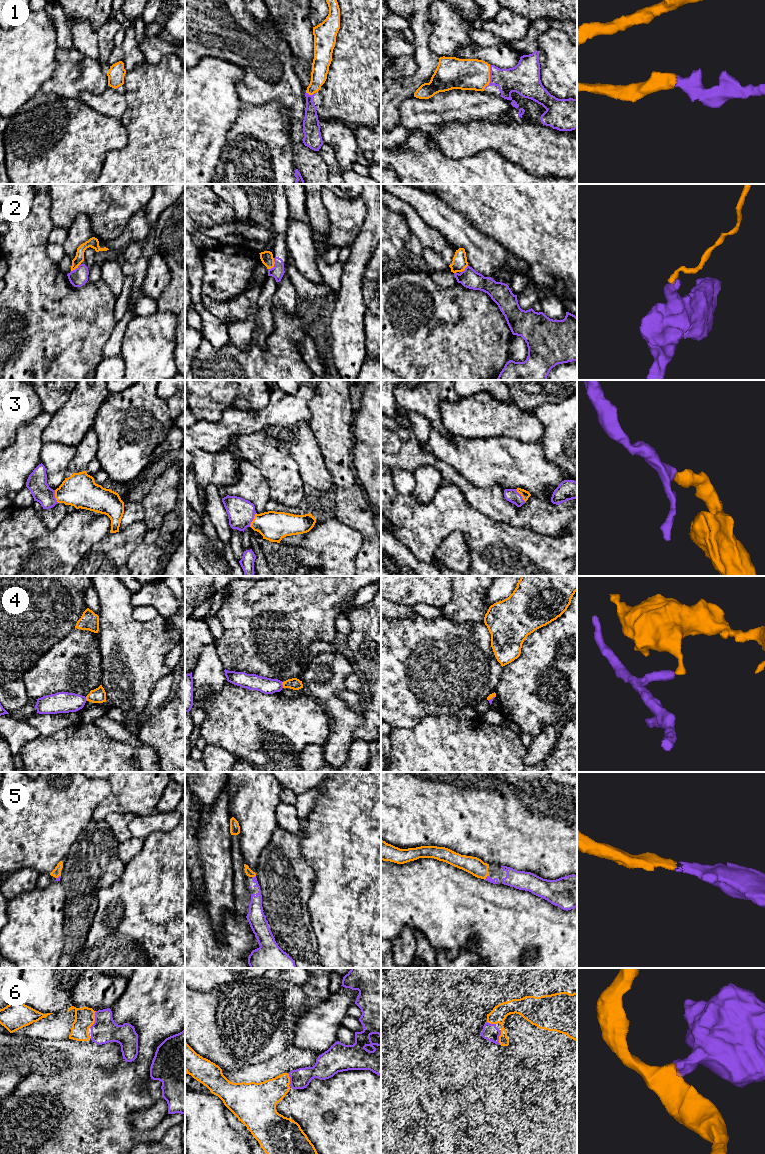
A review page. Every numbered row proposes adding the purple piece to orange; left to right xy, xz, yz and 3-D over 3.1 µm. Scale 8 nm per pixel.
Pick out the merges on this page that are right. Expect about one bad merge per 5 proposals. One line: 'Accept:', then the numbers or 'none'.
Accept: 1, 3, 5, 6

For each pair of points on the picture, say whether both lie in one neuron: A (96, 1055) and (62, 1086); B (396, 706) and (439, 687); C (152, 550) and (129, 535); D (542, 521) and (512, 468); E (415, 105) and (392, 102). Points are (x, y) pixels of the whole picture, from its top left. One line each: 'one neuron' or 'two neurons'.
A: two neurons
B: one neuron
C: two neurons
D: two neurons
E: two neurons

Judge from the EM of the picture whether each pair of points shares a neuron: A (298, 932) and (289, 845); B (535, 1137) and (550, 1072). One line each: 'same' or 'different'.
A: same
B: same

